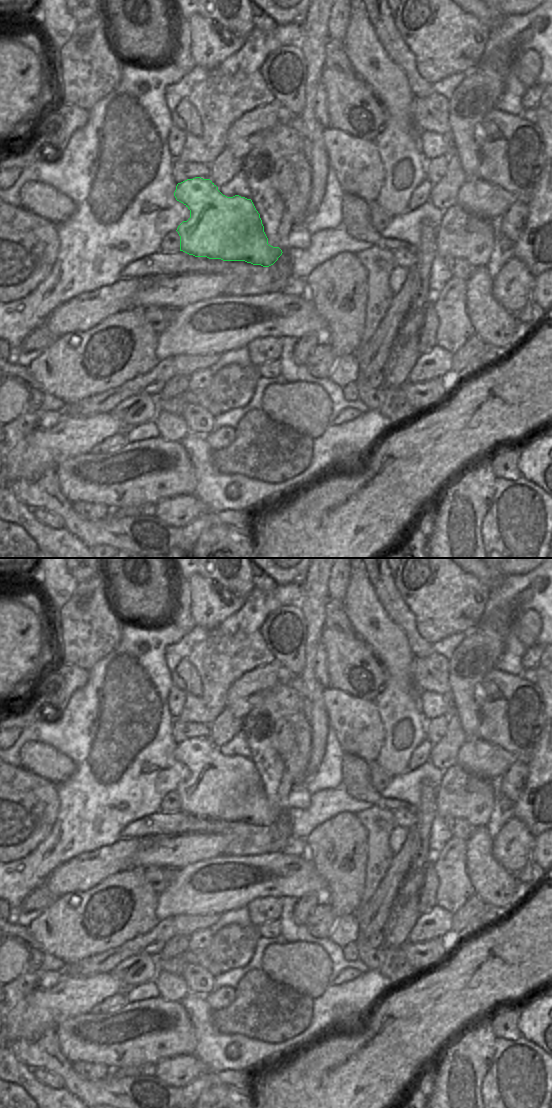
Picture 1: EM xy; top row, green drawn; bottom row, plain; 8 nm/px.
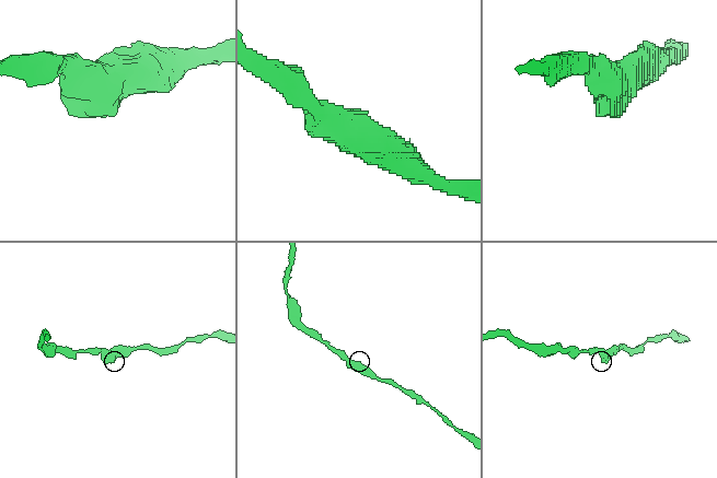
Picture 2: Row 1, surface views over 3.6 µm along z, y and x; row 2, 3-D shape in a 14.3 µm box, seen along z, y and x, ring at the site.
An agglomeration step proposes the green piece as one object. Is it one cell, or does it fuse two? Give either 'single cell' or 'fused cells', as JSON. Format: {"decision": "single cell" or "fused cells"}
{"decision": "single cell"}

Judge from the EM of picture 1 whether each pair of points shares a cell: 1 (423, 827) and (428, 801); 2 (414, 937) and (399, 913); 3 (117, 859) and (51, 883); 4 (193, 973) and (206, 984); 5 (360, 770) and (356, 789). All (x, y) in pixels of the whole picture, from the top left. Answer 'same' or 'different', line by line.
1: same
2: different
3: same
4: same
5: same

